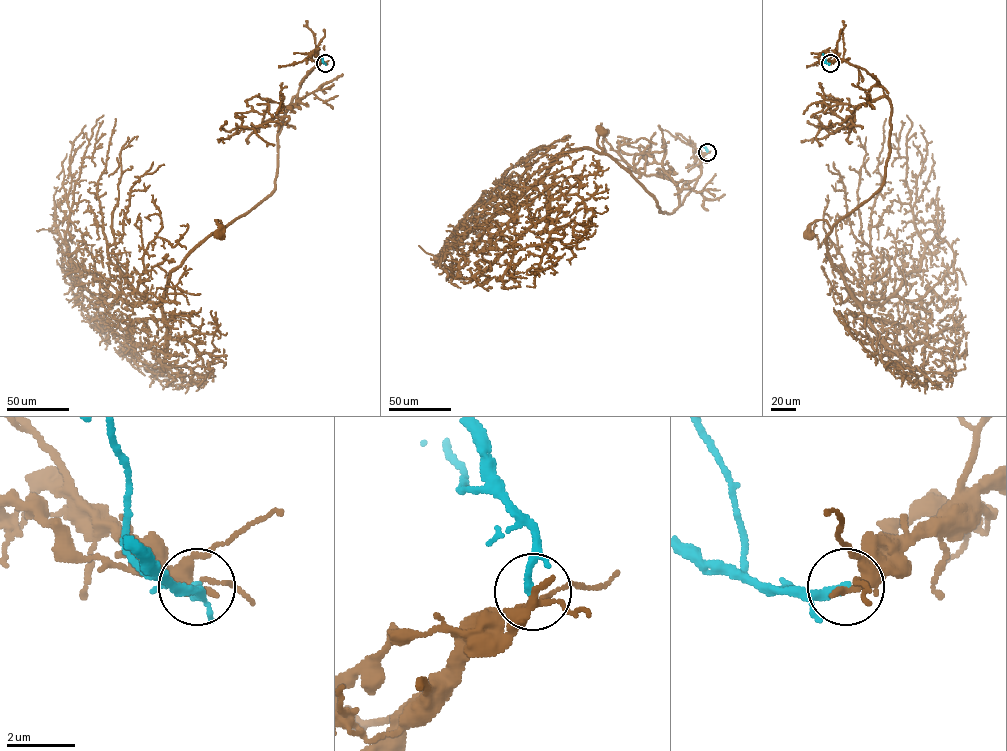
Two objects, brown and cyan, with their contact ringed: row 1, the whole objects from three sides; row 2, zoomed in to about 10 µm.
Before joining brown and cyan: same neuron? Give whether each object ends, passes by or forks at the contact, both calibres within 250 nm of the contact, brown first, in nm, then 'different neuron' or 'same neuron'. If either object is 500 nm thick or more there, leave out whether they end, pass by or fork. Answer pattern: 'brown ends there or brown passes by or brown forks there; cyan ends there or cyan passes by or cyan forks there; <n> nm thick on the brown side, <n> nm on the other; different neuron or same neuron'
brown forks there; cyan ends there; 200 nm thick on the brown side, 240 nm on the other; different neuron

